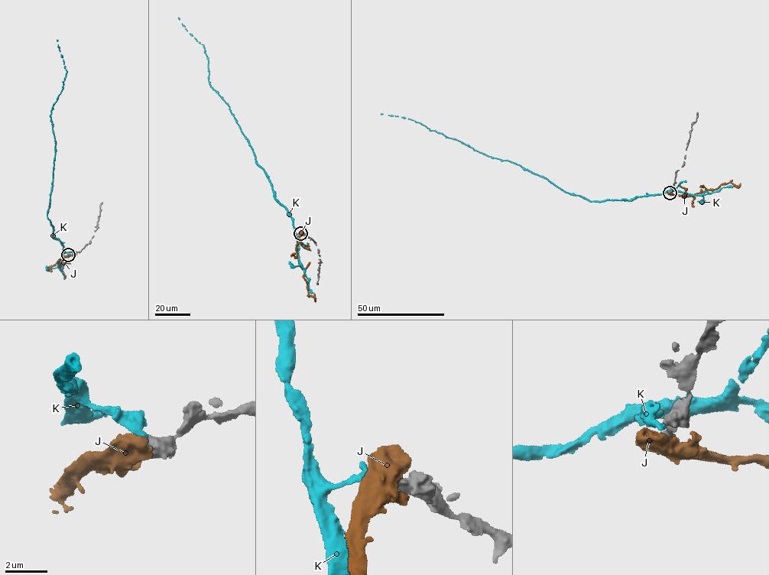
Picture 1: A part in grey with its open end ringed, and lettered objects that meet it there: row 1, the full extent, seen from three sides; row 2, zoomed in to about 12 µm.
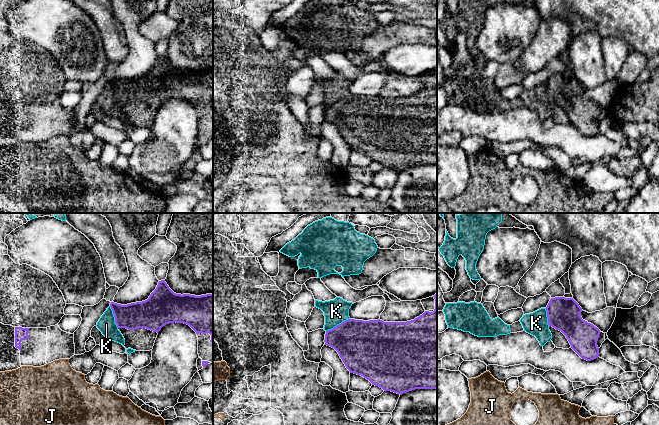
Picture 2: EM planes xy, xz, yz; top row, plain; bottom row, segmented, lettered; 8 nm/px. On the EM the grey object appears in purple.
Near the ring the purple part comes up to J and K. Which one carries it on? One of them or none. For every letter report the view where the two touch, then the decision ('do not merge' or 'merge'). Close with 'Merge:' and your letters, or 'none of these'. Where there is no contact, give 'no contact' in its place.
J: no contact; do not merge
K: meets purple in xz; do not merge
Merge: none of these

